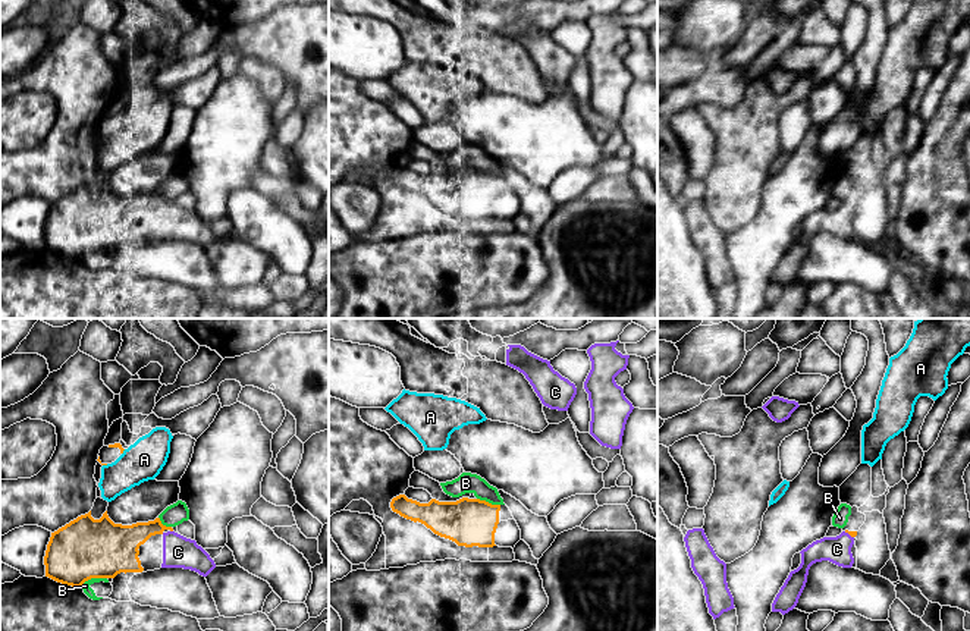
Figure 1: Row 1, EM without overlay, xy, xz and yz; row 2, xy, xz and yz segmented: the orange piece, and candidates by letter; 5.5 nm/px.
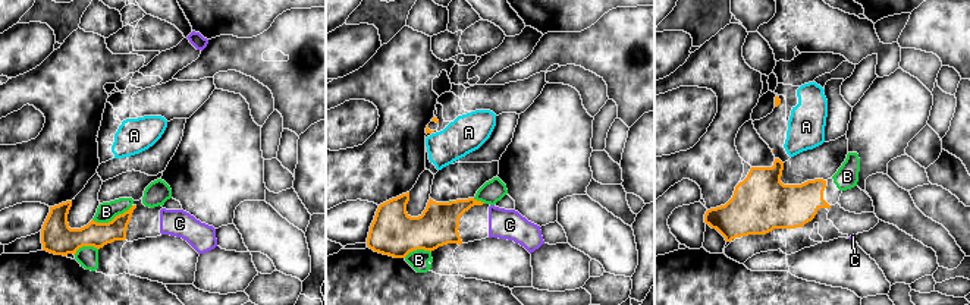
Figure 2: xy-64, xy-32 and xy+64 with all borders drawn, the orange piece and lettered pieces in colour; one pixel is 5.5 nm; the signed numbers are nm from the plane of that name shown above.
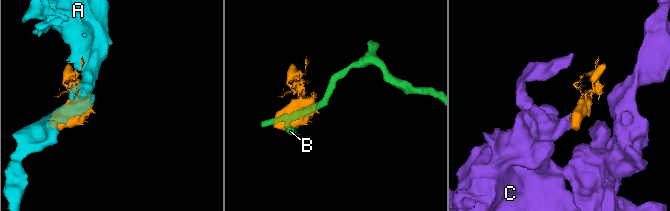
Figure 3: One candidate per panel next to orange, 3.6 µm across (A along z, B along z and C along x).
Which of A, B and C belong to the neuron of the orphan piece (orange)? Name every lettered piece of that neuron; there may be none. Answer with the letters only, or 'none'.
C

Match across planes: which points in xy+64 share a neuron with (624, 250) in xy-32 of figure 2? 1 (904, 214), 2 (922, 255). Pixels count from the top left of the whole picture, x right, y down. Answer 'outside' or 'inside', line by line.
1: inside
2: outside

